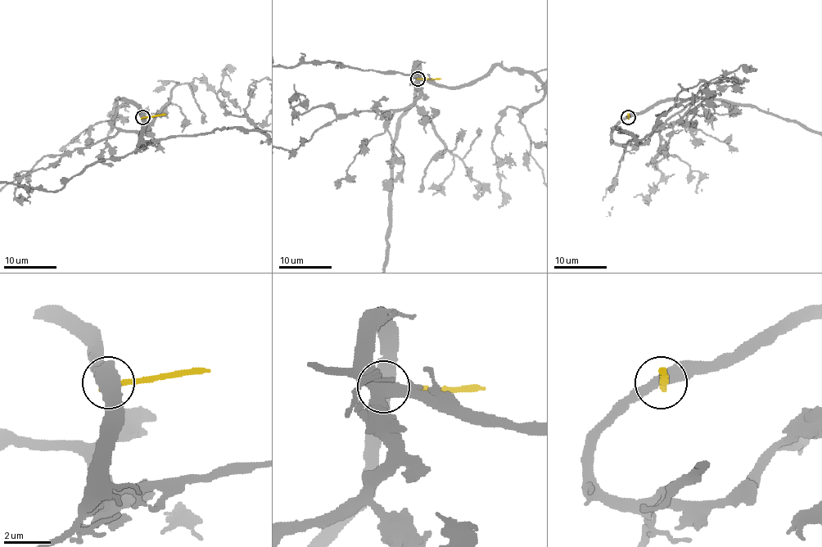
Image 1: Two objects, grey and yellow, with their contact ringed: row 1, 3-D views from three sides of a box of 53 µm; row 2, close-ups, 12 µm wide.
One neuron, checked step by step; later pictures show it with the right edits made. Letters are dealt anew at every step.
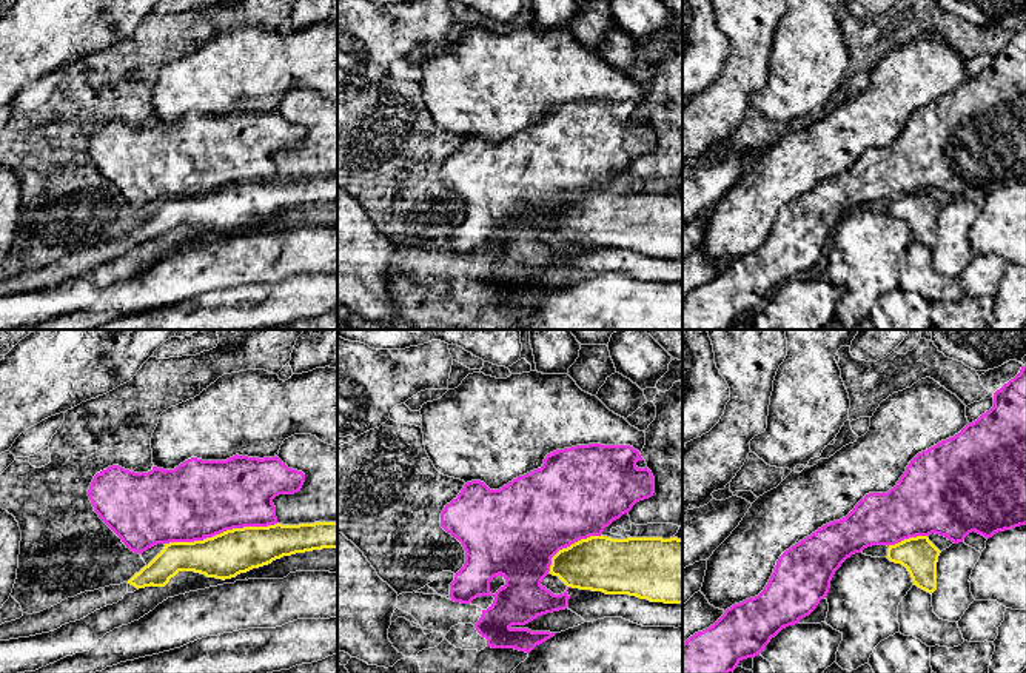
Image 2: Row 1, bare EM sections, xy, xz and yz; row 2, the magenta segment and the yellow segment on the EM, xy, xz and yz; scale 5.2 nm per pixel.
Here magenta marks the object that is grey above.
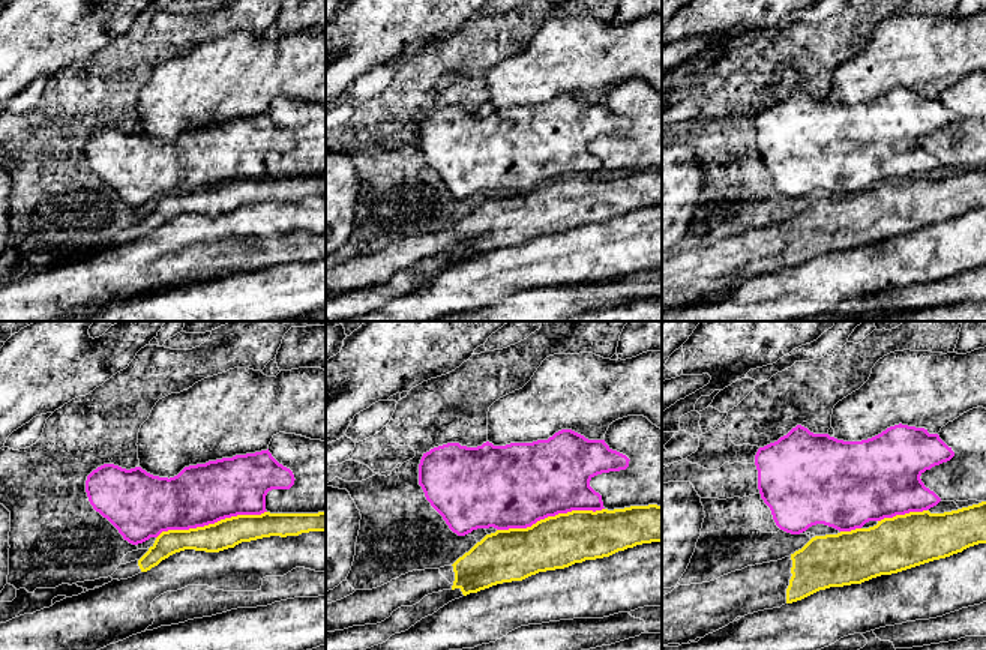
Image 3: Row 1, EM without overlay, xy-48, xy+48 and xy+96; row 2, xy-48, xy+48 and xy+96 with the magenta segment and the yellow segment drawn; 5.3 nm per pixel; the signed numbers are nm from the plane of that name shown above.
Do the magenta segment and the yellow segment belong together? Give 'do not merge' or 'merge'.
do not merge

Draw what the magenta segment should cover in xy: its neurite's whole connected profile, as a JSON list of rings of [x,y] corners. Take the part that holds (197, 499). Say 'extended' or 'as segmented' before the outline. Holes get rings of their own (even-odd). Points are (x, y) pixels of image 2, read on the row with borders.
as segmented; [[[236,454],[226,460],[191,457],[174,470],[153,467],[148,473],[134,473],[112,465],[94,476],[88,496],[94,511],[122,539],[126,548],[142,554],[157,544],[194,542],[233,528],[274,525],[277,517],[273,499],[279,494],[300,491],[303,482],[305,474],[288,468],[277,456],[259,459]]]

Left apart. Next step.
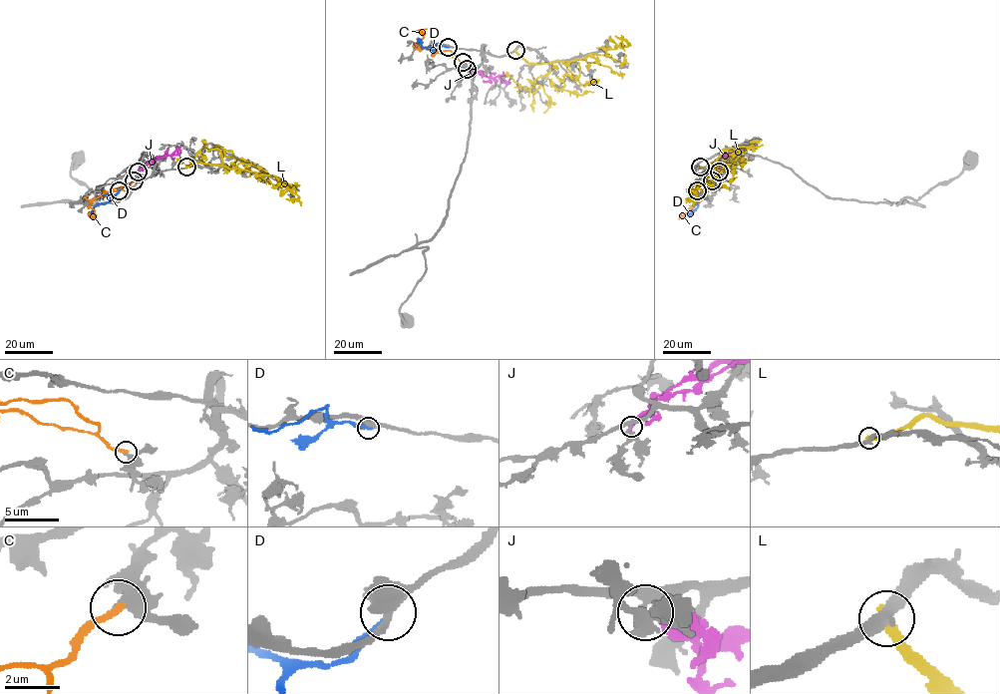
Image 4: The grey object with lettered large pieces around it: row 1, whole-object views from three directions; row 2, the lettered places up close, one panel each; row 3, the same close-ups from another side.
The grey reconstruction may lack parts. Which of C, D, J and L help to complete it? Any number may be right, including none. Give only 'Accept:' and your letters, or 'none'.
Accept: none

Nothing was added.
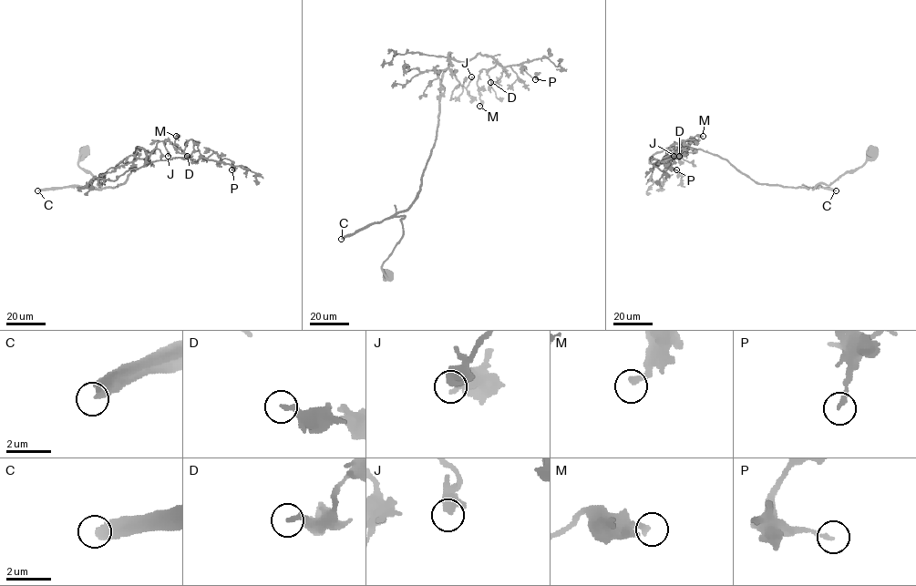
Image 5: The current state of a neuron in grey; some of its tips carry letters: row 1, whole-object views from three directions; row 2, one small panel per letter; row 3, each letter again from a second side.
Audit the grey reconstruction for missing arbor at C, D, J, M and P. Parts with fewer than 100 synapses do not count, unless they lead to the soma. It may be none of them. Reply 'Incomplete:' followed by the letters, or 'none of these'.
Incomplete: C

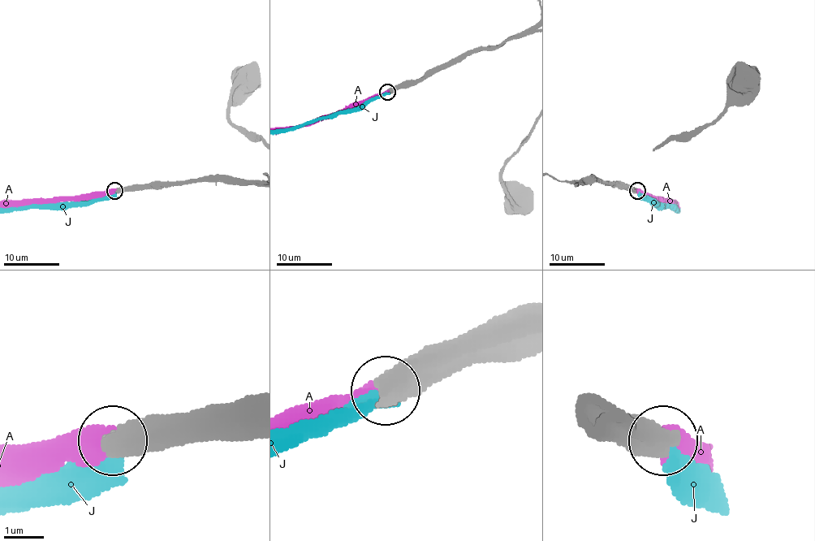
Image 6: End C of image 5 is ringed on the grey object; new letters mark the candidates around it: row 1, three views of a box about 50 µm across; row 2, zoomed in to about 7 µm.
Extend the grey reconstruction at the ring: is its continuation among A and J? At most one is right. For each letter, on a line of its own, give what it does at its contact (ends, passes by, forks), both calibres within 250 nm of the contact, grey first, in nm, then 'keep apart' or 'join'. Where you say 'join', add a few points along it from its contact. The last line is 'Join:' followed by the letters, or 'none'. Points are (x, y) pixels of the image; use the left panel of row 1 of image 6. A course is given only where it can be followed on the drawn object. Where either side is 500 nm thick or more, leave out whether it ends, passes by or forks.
A: calibres 700 and 550 nm; join
J: calibres 550 and 480 nm; keep apart
Join: A

